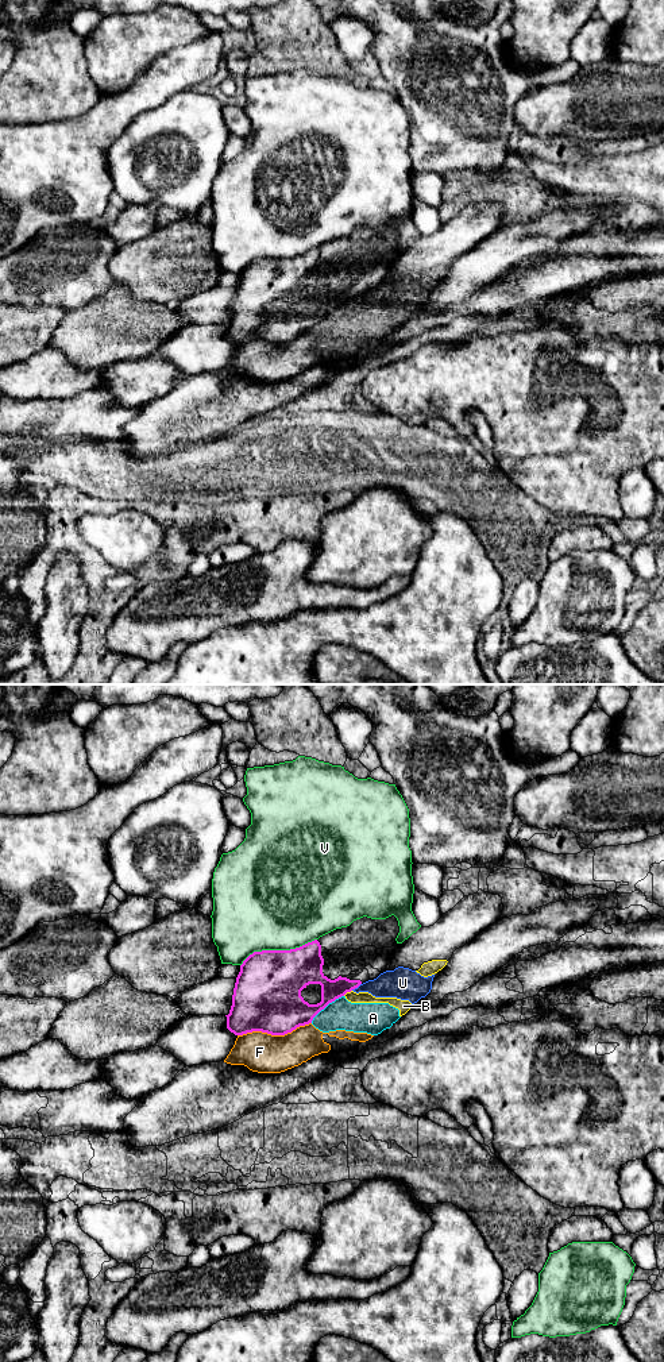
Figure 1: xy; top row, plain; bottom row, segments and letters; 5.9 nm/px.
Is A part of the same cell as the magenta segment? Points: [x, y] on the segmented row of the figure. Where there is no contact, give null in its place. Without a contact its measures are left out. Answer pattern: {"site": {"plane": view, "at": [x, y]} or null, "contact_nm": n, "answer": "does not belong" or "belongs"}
{"site": {"plane": "xy", "at": [325, 1006]}, "contact_nm": 260, "answer": "does not belong"}

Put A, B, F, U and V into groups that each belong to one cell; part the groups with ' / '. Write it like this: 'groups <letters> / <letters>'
groups A B F U / V

